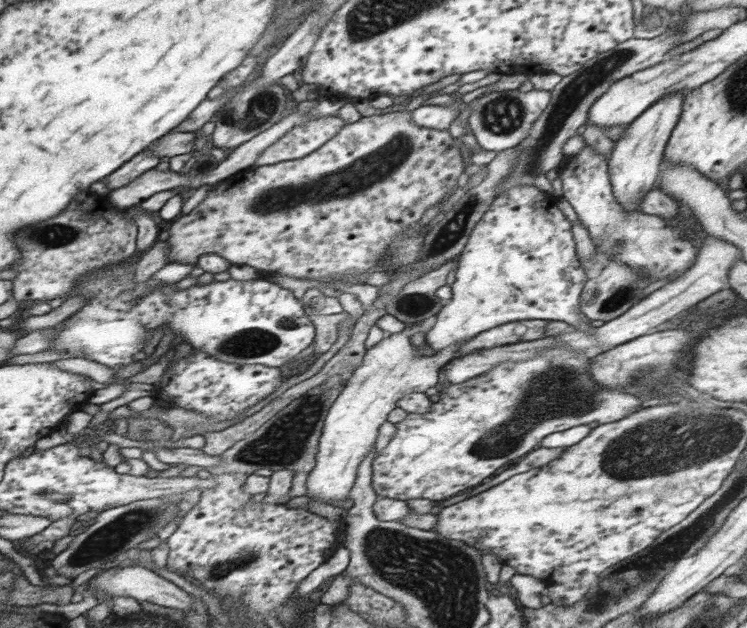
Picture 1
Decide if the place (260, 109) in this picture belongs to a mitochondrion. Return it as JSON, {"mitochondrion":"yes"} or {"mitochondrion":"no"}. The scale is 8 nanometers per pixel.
{"mitochondrion":"yes"}

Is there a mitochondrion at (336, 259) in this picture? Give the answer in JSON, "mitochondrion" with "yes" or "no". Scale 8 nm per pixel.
{"mitochondrion":"no"}

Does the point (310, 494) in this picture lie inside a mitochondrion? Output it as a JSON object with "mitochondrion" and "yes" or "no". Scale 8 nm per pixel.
{"mitochondrion":"no"}

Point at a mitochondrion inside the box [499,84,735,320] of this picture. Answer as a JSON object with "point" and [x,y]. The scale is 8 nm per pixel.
{"point":[620,296]}

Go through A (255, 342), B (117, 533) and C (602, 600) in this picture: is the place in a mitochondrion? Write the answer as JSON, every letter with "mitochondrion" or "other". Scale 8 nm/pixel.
{"A":"mitochondrion","B":"mitochondrion","C":"mitochondrion"}

